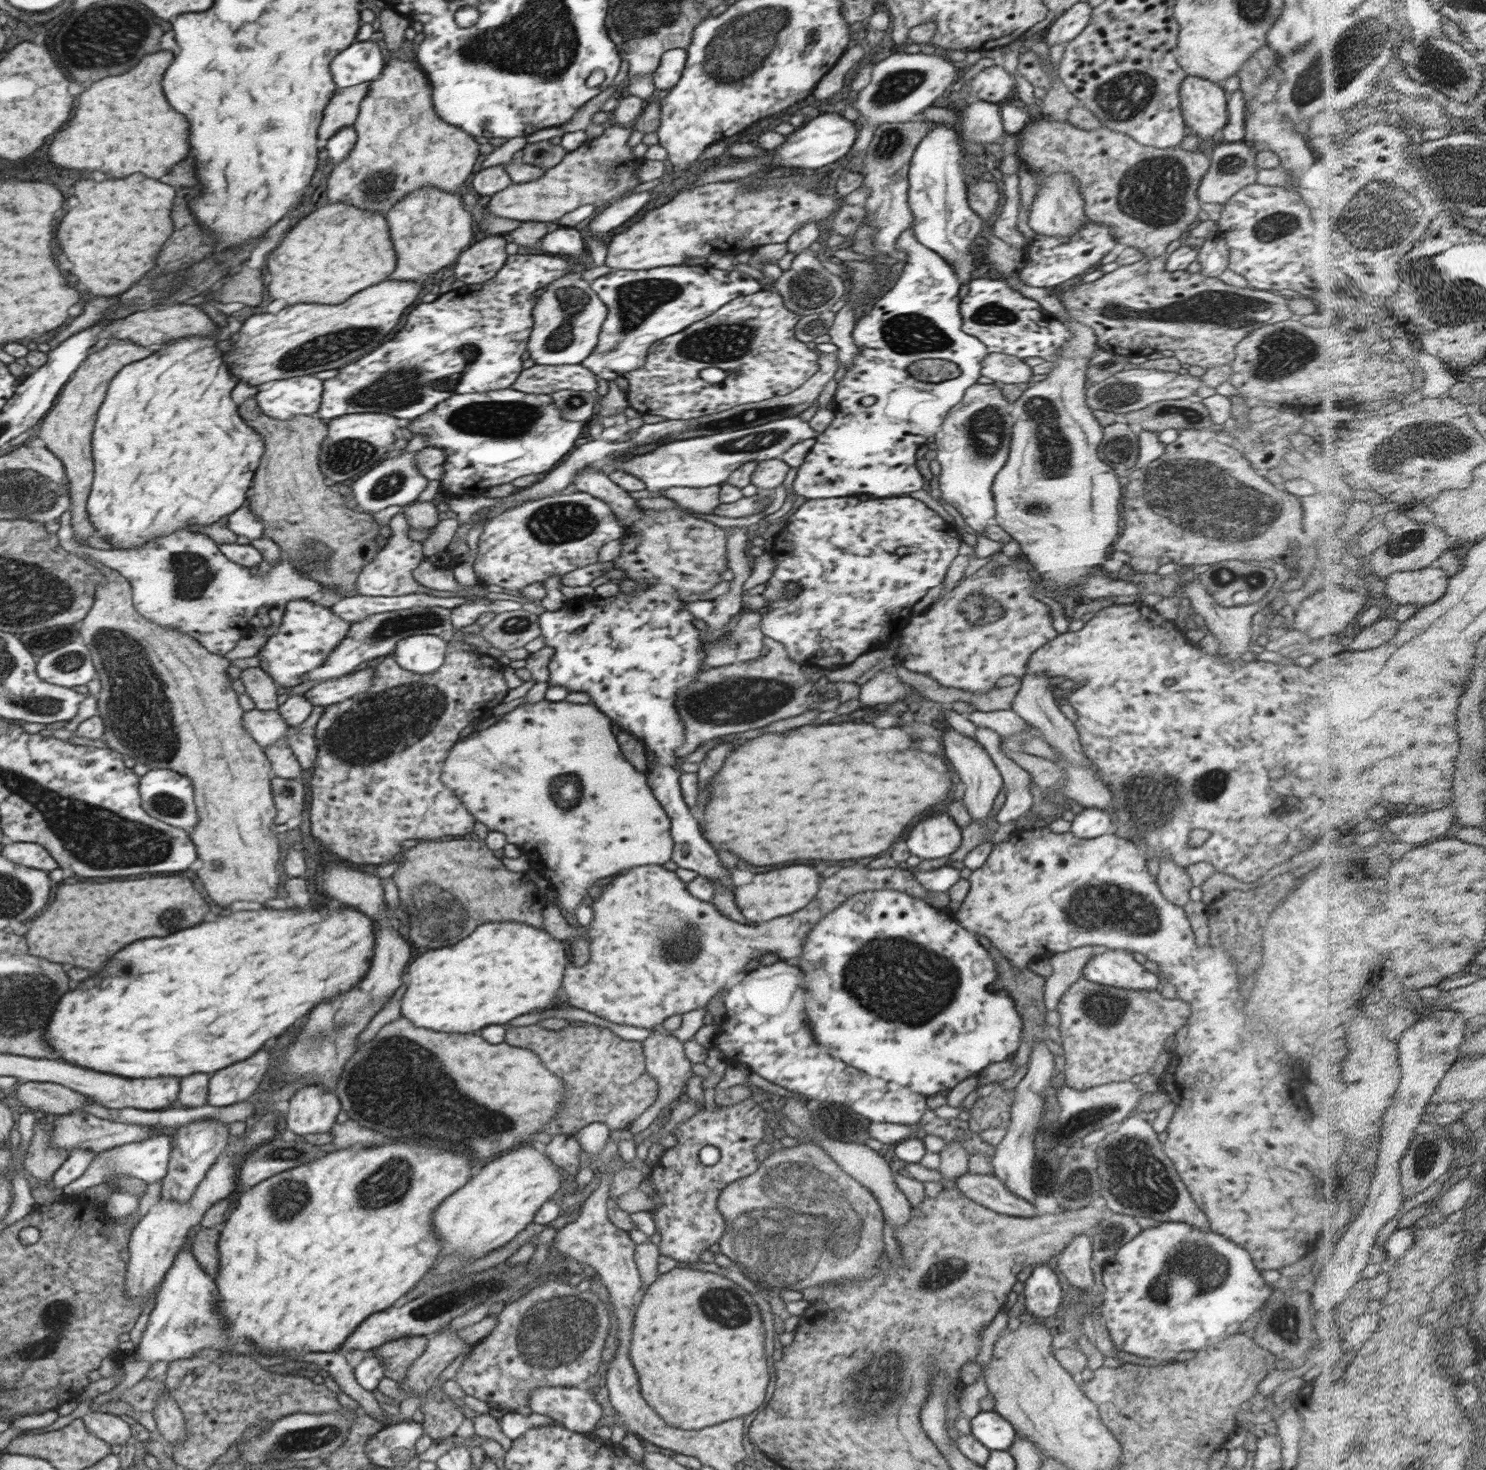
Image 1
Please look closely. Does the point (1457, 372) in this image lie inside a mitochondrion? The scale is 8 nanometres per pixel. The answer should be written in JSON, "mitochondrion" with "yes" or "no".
{"mitochondrion":"no"}

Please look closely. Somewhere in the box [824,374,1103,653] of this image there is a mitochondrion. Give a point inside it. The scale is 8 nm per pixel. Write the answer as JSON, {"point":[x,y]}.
{"point":[1053,456]}

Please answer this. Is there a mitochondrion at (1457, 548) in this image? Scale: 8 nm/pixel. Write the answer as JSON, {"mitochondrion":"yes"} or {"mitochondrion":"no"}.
{"mitochondrion":"no"}

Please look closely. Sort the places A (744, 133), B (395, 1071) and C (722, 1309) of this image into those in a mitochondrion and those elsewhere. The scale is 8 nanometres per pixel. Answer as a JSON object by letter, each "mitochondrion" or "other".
{"A":"other","B":"mitochondrion","C":"mitochondrion"}

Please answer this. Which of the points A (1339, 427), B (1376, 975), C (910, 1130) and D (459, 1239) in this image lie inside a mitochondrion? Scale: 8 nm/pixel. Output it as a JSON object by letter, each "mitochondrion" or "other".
{"A":"other","B":"other","C":"other","D":"other"}

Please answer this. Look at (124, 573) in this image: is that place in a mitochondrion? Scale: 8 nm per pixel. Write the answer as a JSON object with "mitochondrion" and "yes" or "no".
{"mitochondrion":"no"}

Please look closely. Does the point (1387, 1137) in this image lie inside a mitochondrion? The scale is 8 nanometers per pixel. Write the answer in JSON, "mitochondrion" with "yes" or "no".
{"mitochondrion":"no"}

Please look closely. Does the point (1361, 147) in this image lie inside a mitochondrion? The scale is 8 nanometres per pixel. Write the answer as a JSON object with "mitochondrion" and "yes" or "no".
{"mitochondrion":"no"}

